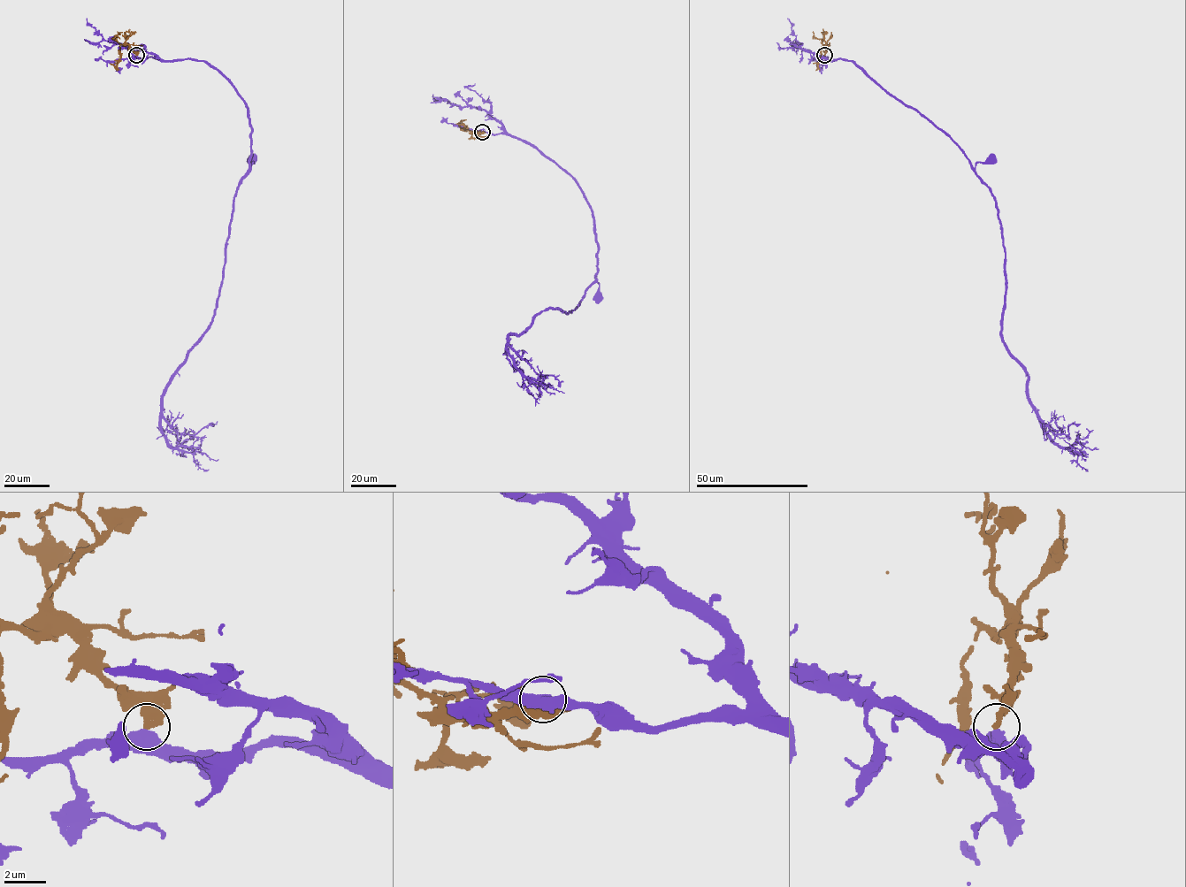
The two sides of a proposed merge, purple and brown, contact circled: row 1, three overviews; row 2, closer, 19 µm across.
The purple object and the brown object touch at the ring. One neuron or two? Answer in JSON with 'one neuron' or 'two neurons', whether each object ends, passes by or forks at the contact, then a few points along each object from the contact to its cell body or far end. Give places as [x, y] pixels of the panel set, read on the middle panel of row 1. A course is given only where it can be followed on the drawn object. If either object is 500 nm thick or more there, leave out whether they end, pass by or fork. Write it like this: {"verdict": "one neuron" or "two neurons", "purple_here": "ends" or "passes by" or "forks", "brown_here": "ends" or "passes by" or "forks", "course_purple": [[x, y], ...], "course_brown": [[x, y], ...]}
{"verdict": "two neurons", "purple_here": "passes by", "brown_here": "ends", "course_purple": [[482, 131], [506, 133], [524, 140], [562, 168], [575, 180], [592, 211], [598, 249], [596, 299]], "course_brown": [[482, 131], [472, 133], [465, 126], [456, 124]]}

